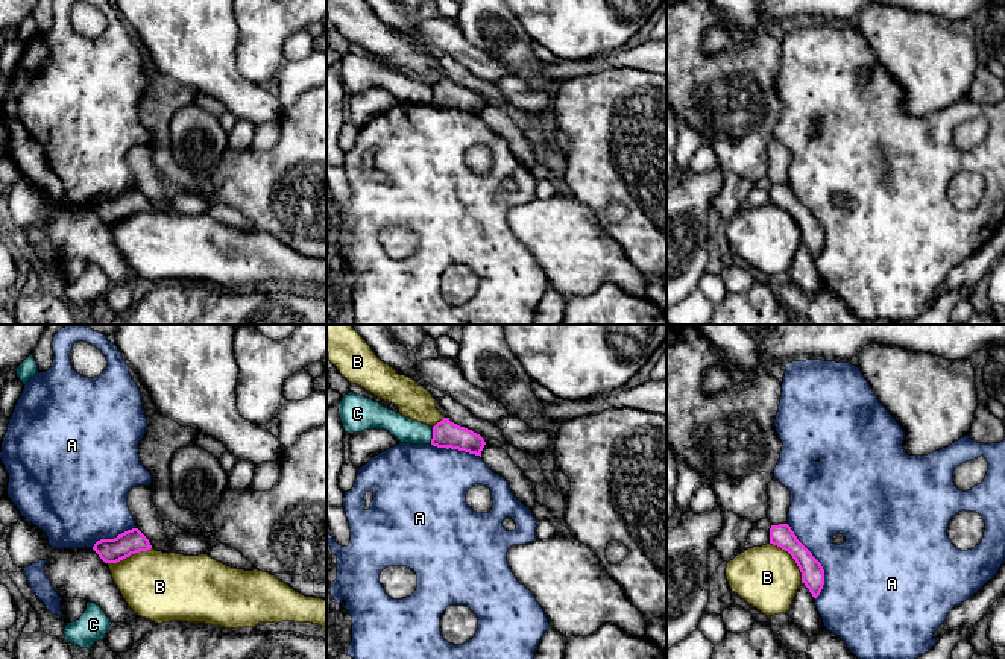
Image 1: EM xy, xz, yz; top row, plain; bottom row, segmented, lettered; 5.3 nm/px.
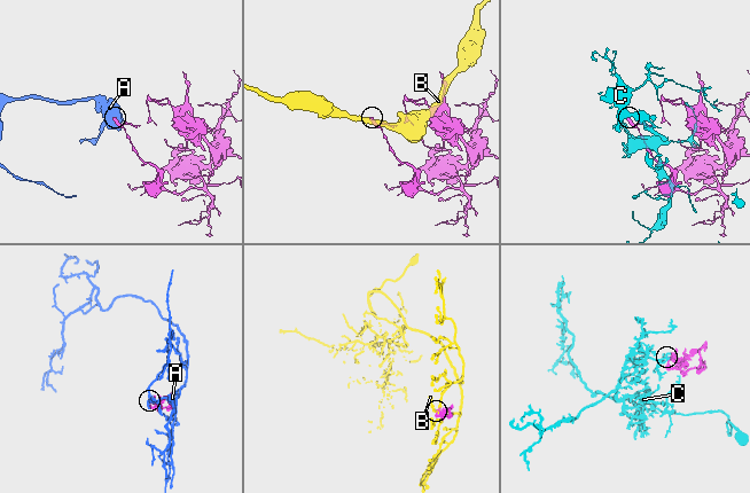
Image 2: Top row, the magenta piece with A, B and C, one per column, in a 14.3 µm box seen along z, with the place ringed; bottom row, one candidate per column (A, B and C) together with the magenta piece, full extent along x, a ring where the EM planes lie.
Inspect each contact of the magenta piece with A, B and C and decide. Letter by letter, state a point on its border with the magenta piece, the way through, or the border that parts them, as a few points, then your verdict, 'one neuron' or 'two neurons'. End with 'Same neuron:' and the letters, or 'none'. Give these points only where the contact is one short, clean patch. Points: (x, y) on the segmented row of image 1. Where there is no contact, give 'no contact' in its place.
A: contact yz (819, 562); two neurons
B: contact yz (793, 558); two neurons
C: contact xz (433, 435); border xz (433, 427), (430, 442); two neurons
Same neuron: none

